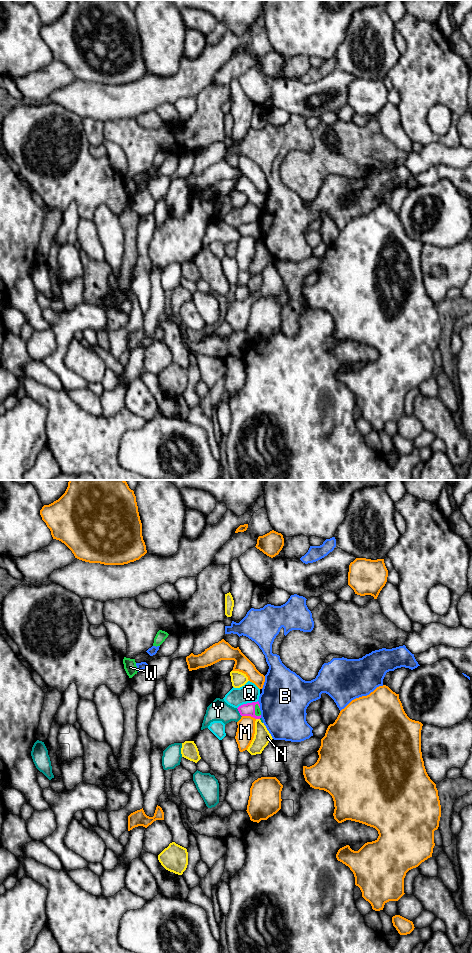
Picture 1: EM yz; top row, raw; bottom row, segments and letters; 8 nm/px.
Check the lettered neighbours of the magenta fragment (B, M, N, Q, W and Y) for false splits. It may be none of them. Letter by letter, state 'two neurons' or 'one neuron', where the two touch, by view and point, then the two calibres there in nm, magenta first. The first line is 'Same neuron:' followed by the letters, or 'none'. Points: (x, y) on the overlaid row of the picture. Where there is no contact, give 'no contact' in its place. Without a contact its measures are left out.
Same neuron: W
B: two neurons | yz (259, 704) | 100/380 nm
M: two neurons | yz (249, 715) | 100/140 nm
N: two neurons | yz (258, 718) | 100/140 nm
Q: two neurons | yz (247, 703) | 100/150 nm
W: one neuron | yz (254, 711) | 100/50 nm
Y: two neurons | yz (239, 712) | 100/170 nm

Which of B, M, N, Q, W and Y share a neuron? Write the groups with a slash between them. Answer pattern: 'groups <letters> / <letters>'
groups B / M / N / Q / W / Y

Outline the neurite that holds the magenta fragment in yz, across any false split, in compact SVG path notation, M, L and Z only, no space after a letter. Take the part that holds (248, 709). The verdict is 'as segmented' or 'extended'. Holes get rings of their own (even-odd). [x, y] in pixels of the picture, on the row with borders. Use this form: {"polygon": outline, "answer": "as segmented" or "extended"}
{"polygon": "M258 701L243 704L239 706L237 709L241 716L251 716L255 719L261 718L260 704Z", "answer": "extended"}

